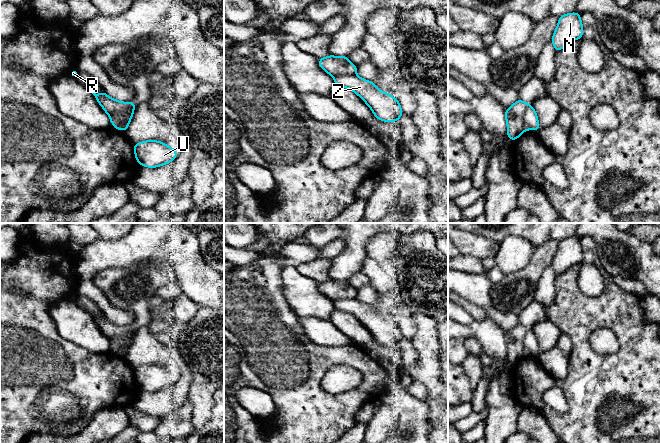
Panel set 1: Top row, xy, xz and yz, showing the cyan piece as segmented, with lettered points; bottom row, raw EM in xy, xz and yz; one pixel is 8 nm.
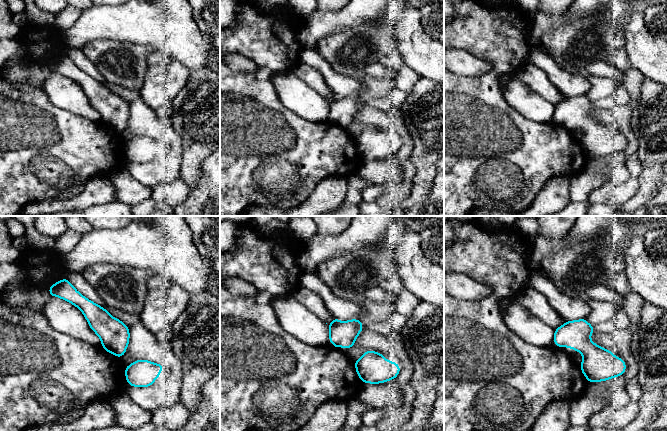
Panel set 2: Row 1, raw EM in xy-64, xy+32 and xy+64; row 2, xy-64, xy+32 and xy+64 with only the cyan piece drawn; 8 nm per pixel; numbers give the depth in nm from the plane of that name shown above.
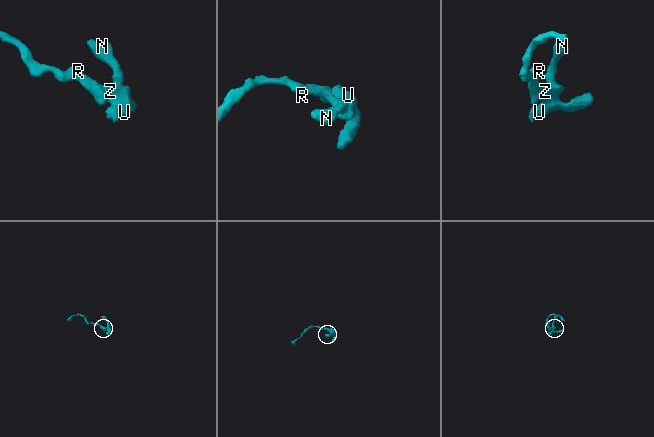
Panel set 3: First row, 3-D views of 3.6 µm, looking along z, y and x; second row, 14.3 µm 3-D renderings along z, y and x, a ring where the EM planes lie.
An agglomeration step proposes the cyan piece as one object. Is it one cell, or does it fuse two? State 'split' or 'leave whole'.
split

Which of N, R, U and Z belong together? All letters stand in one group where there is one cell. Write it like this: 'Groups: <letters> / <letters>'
Groups: N U Z / R

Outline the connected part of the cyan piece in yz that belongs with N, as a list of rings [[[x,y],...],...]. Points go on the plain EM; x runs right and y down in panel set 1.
[[[573,236],[559,241],[551,266],[556,276],[558,276],[569,267],[582,261],[583,248],[581,246],[581,239]]]

